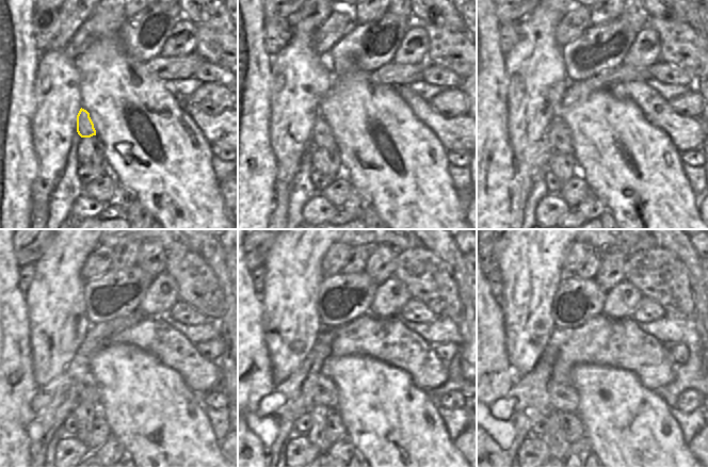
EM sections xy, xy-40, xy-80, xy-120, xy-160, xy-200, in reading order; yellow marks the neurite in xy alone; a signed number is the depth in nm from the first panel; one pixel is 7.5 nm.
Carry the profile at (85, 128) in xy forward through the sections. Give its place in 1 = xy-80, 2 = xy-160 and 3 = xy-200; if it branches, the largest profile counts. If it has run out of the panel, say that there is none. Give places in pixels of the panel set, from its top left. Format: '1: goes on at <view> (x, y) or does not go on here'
1: goes on at xy-80 (559, 132)
2: goes on at xy-160 (326, 394)
3: goes on at xy-200 (564, 397)

